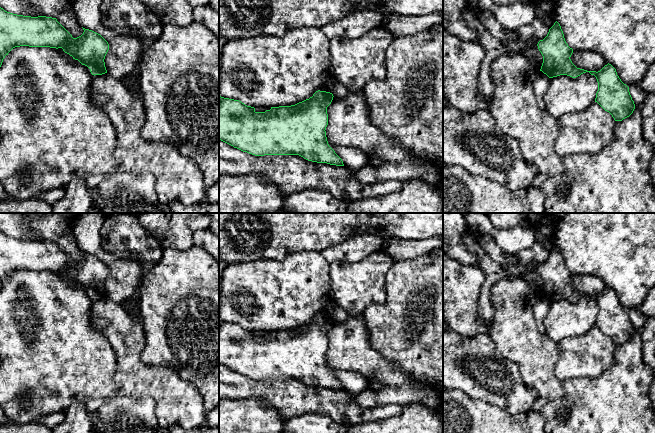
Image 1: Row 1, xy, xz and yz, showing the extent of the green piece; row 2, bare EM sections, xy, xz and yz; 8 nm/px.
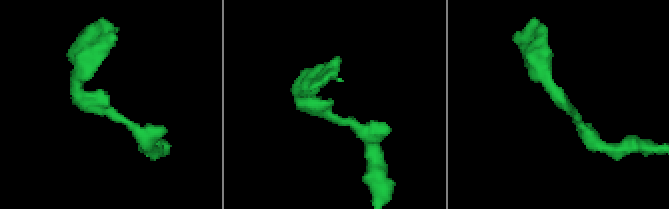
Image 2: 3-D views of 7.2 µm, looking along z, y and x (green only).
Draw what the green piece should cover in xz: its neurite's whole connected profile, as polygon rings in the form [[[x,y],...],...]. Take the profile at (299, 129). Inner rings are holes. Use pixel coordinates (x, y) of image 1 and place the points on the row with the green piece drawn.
[[[318,90],[309,99],[295,105],[271,107],[265,112],[256,112],[254,107],[239,100],[219,96],[219,140],[255,156],[299,155],[312,162],[344,166],[342,159],[329,146],[325,131],[328,125],[327,107],[333,97],[330,92]]]

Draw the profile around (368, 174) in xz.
[[[402,162],[397,164],[385,163],[380,167],[366,164],[353,177],[363,184],[376,184],[387,180],[404,181],[410,178],[423,178],[432,184],[440,184],[441,177],[437,169],[431,164],[412,164]]]

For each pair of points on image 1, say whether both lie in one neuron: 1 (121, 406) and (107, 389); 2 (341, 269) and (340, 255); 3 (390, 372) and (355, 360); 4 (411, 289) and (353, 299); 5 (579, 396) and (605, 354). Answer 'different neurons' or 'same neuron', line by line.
1: different neurons
2: different neurons
3: same neuron
4: different neurons
5: different neurons

